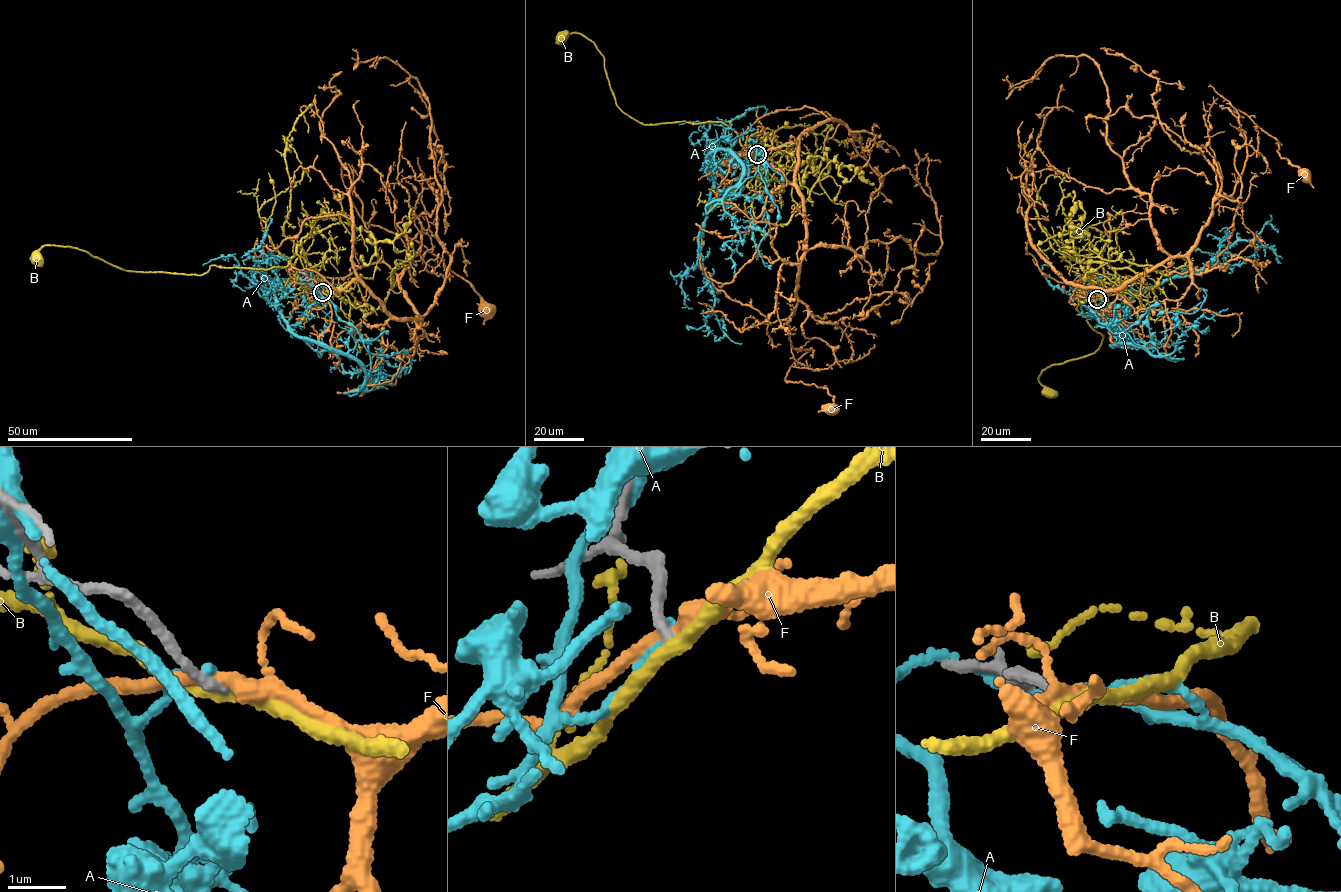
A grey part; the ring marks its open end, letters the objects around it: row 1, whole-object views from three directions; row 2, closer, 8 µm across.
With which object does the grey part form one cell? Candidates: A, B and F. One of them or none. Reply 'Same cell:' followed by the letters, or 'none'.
Same cell: none

